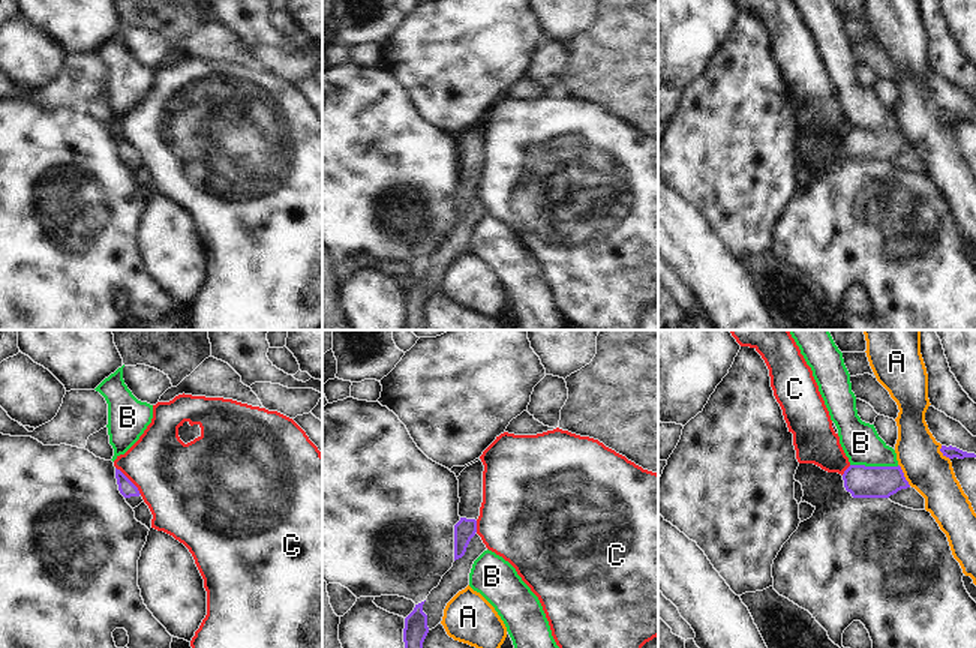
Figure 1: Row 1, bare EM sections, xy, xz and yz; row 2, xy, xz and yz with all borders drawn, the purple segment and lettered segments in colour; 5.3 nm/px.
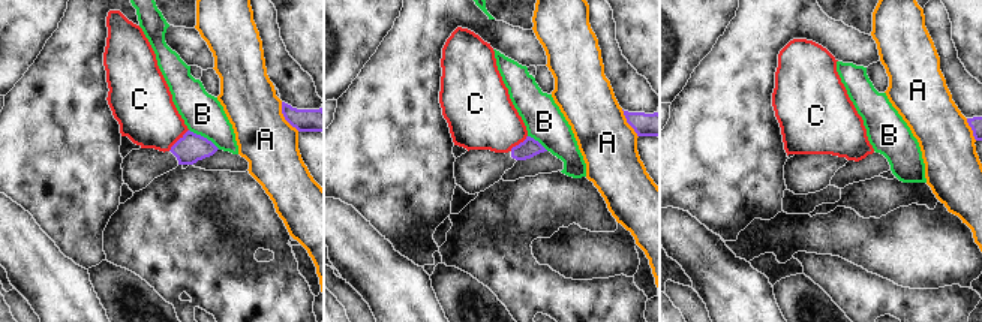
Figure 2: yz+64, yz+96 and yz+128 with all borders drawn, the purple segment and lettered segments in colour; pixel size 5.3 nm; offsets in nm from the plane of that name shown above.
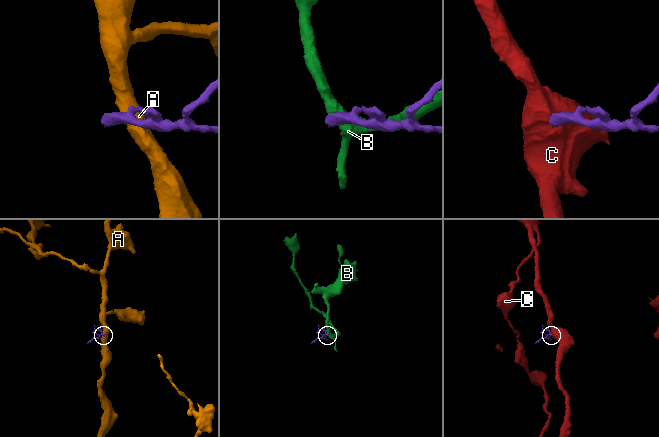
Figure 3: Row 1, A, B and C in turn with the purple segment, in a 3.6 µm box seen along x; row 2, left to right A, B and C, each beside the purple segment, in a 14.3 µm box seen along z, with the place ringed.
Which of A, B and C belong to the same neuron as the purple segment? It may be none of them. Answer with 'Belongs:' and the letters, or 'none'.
Belongs: none

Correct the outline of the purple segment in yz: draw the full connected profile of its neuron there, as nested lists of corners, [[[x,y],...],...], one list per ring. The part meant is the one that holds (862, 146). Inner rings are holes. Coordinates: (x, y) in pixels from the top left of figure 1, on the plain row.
[[[850,129],[844,138],[844,152],[853,162],[889,162],[910,152],[901,130]]]

